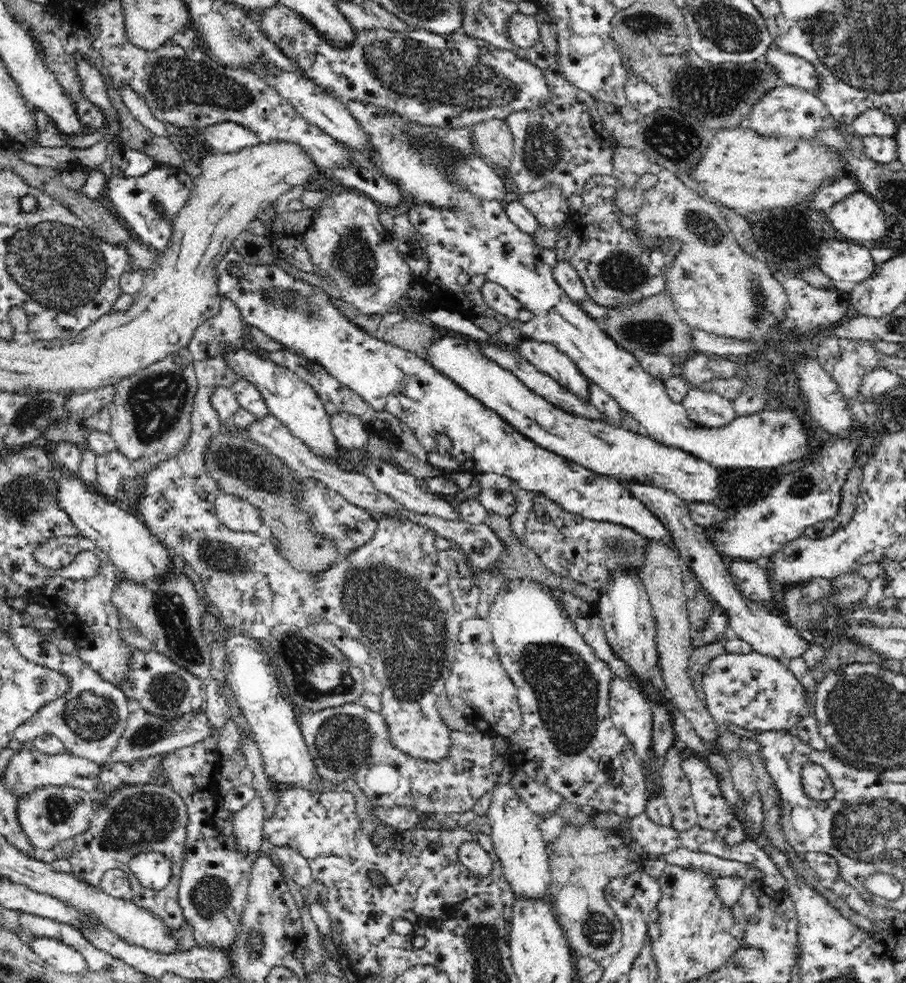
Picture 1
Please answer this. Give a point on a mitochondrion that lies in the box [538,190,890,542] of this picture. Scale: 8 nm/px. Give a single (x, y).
(622, 271)

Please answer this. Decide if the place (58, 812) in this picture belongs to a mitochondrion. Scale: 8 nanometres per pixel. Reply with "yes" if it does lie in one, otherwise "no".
yes

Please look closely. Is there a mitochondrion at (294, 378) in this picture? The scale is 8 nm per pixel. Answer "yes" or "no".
no

